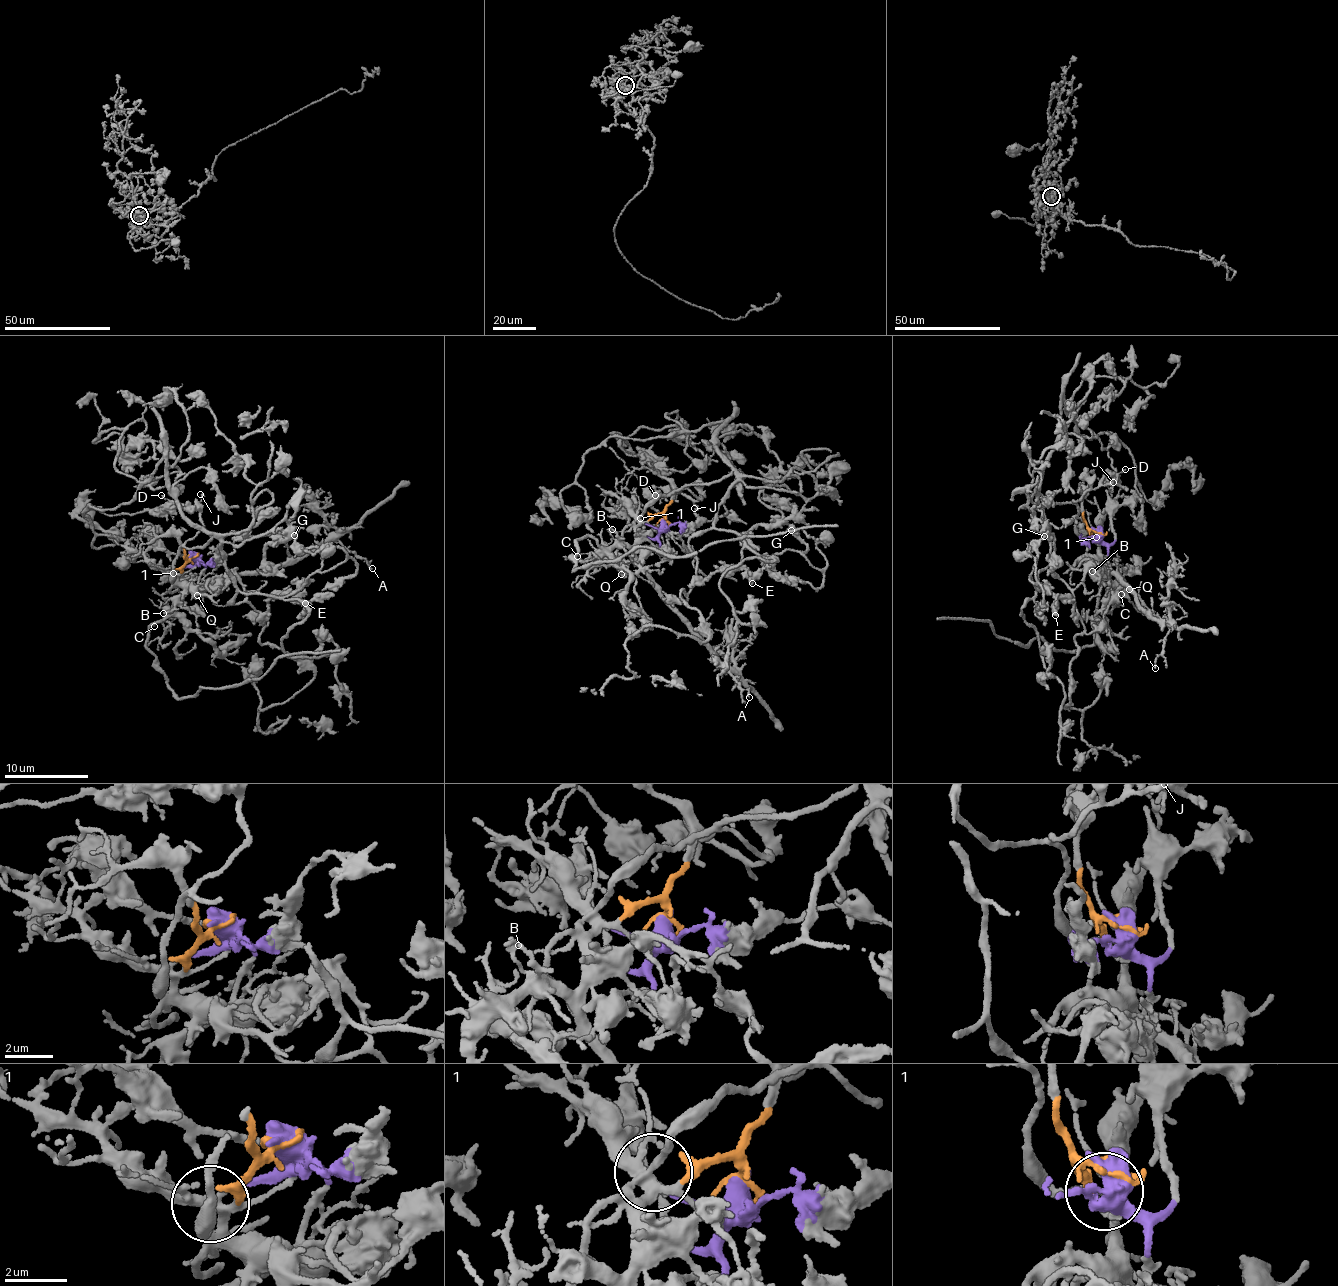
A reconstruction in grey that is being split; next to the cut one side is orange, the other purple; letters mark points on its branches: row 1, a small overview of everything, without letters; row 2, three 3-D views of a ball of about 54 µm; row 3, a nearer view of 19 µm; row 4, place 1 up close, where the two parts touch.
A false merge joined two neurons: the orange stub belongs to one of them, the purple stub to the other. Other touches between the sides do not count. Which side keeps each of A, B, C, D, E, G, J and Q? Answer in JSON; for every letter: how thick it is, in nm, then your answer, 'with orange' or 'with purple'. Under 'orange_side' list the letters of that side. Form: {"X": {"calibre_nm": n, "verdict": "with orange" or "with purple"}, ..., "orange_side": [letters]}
{"A": {"calibre_nm": 130, "verdict": "with orange"}, "B": {"calibre_nm": 170, "verdict": "with orange"}, "C": {"calibre_nm": 130, "verdict": "with orange"}, "D": {"calibre_nm": 110, "verdict": "with purple"}, "E": {"calibre_nm": 280, "verdict": "with purple"}, "G": {"calibre_nm": 180, "verdict": "with purple"}, "J": {"calibre_nm": 240, "verdict": "with purple"}, "Q": {"calibre_nm": 180, "verdict": "with orange"}, "orange_side": ["A", "B", "C", "Q"]}

